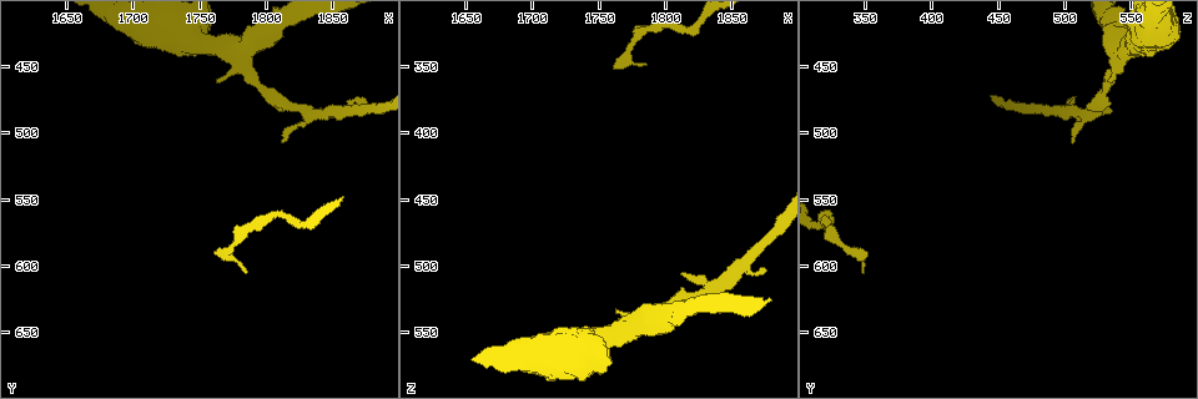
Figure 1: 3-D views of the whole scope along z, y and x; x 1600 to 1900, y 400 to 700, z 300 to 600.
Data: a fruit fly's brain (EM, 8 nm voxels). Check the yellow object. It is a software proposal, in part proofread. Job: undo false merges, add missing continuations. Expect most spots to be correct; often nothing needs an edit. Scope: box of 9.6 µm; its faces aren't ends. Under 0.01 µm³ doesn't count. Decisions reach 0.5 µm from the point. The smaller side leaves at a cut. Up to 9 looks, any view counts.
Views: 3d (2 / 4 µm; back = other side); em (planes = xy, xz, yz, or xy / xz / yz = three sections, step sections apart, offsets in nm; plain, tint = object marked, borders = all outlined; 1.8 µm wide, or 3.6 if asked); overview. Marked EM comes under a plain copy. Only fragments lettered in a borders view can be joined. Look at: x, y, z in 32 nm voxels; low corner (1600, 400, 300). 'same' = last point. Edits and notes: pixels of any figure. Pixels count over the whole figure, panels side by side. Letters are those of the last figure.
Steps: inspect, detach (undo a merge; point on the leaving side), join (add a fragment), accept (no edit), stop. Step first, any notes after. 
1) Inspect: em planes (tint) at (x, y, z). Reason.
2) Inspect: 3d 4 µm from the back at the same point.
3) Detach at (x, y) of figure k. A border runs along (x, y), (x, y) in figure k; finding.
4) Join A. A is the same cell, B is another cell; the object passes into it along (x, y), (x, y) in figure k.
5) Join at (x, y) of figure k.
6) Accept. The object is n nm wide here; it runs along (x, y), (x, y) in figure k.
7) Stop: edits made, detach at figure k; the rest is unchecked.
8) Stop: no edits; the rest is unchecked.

Inspect: em yz step 8 (tint) at (1820, 566, 322). Sharp bend.

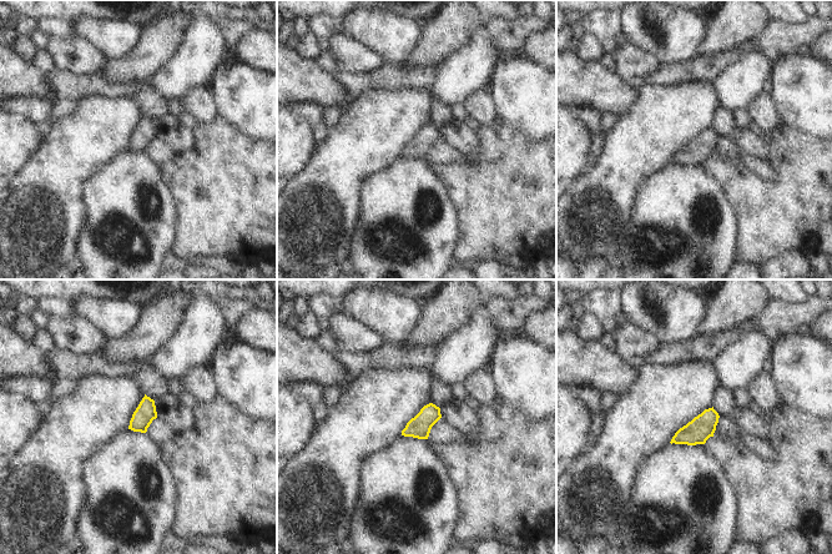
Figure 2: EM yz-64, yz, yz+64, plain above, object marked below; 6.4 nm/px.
Inspect: em planes (borders) at the same point. Cut it another way.

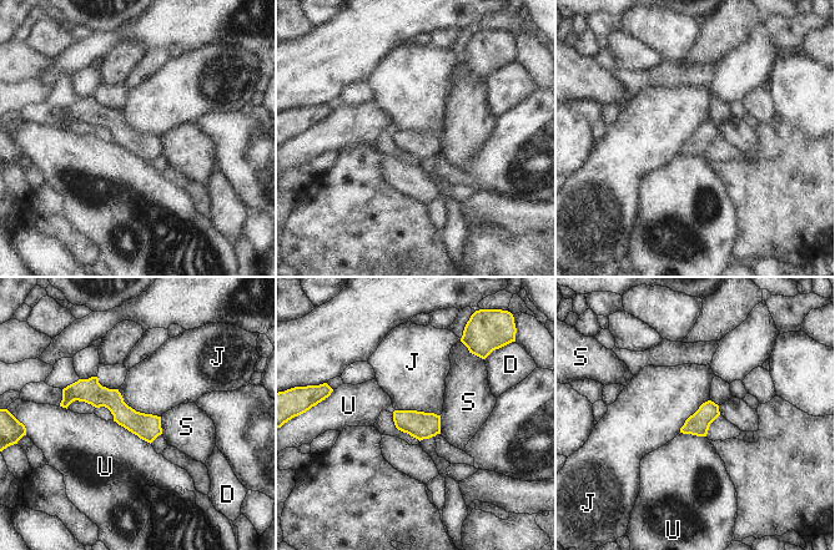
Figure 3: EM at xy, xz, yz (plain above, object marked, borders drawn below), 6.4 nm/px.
Accept. The object is 150 nm wide here; D, J, S and U are other cells; it runs along (66, 390), (106, 397), (159, 430) in figure 3; continuous, no second neuron.

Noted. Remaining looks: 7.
Inspect: 3d 2 µm at (1786, 604, 346). Thin end.

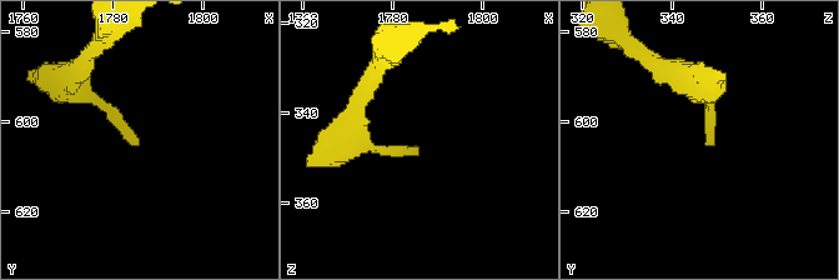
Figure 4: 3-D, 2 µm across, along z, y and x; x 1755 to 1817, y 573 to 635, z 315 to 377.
Inspect: em planes (borders) at (1785, 605, 348). Need the tissue.

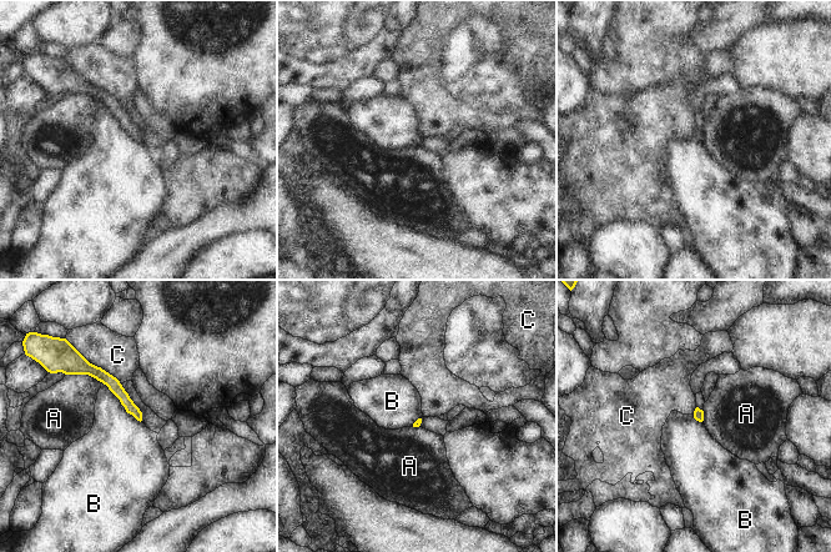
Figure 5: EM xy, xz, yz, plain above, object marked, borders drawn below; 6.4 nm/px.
Accept. A, B and C are other cells; it runs along (81, 371), (104, 376), (139, 416) in figure 5; none of them fits.

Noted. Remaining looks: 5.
Inspect: em 3.6 µm planes (tint) at (1876, 480, 502). An open end.

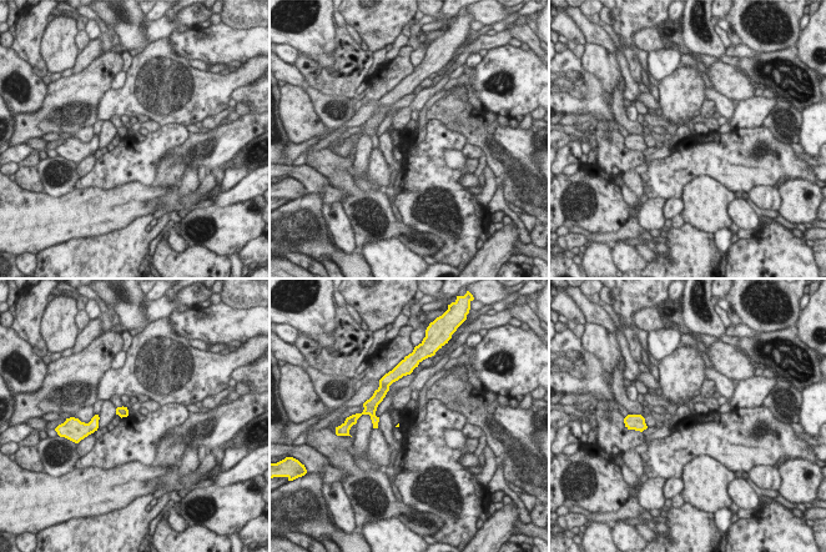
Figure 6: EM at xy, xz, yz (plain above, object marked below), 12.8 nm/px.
Inspect: em 3.6 µm planes (borders) at the same point. What lies round it.

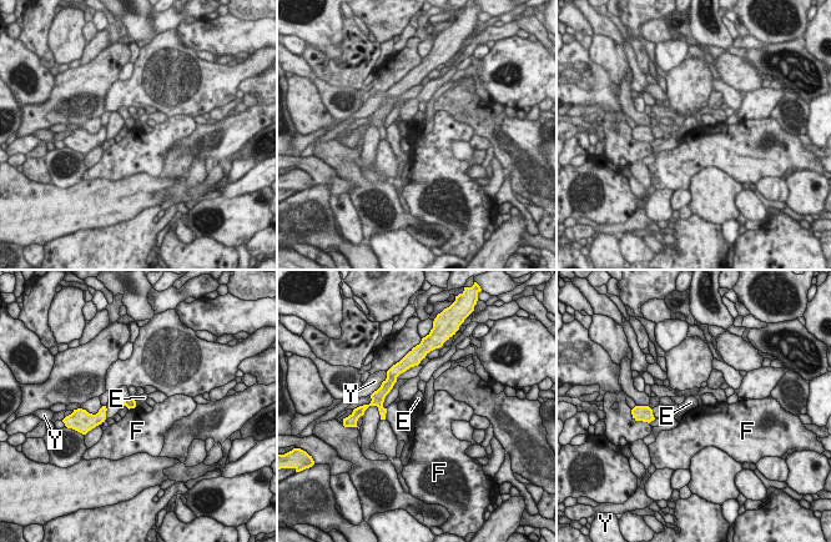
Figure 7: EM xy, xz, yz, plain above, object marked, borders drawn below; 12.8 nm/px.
Accept. E, F and Y are other cells; a border runs along (135, 406), (129, 410) in figure 7; no lettered fragment goes on from it.

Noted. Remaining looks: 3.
Inspect: em xz step 8 (borders) at (1764, 462, 532). Branch stops here.

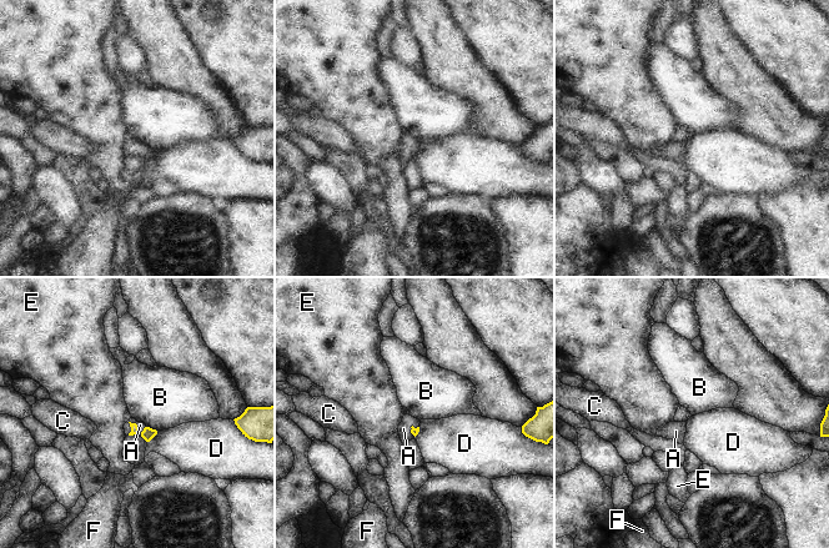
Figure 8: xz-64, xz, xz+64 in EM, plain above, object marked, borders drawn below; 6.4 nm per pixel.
Join A. A is the same cell, B, C, D, E and F are other cells; the object passes into it along (134, 427), (134, 423), (140, 425) in figure 8; the neuron continues.

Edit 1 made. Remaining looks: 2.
Stop: edits made, join at figure 8; the rest is unchecked.

